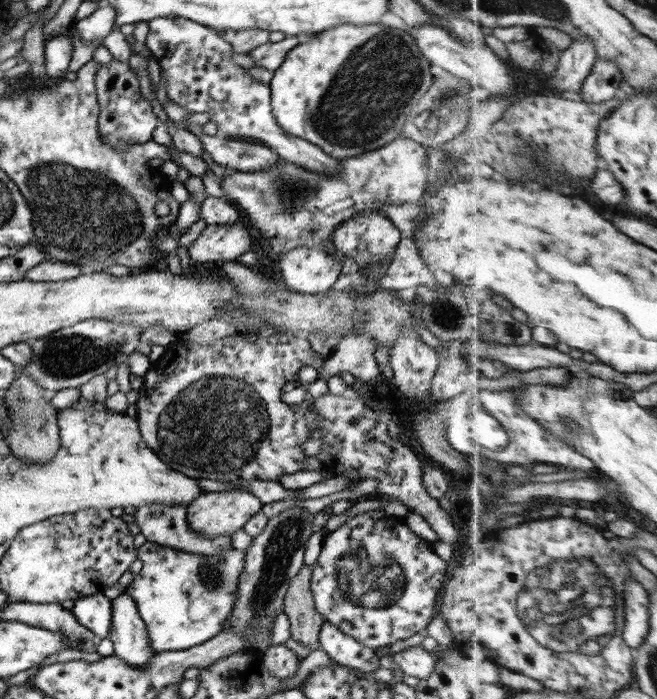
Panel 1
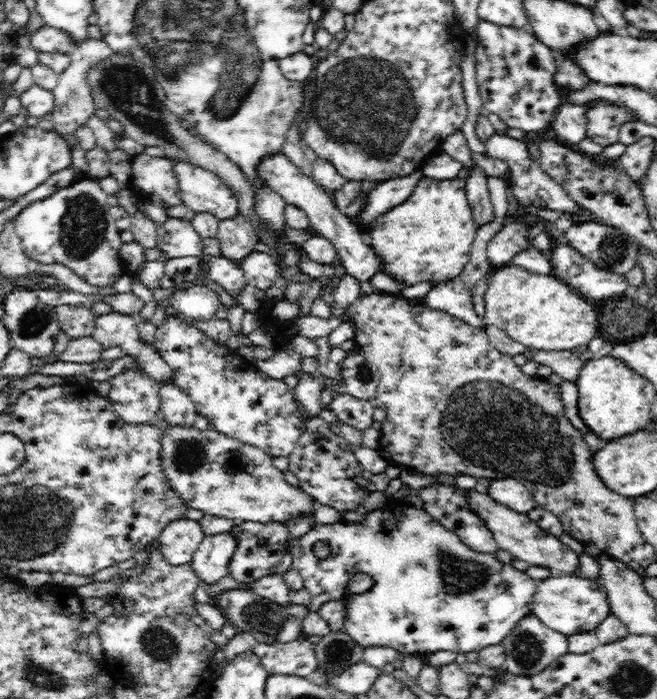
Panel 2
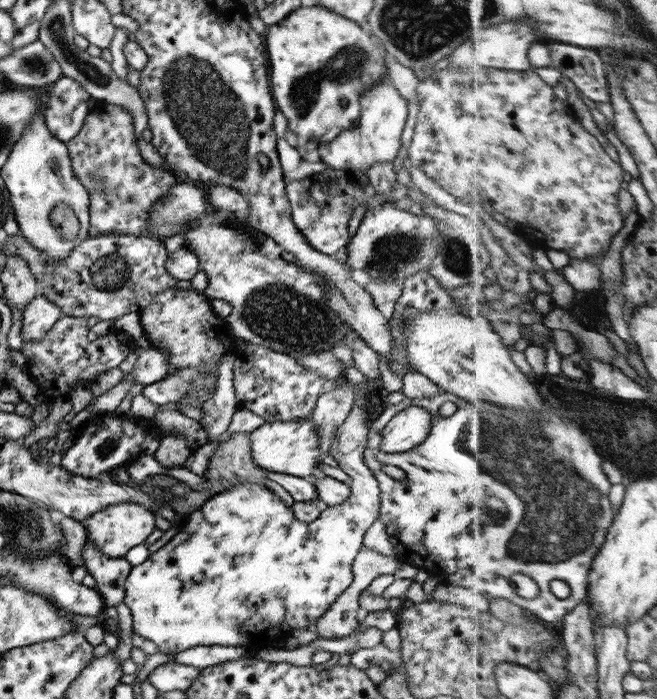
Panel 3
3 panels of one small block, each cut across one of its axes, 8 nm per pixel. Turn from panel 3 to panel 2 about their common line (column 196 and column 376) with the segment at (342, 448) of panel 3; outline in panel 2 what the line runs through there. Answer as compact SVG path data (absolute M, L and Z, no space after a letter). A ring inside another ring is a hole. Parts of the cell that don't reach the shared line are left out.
M397 503L398 510L374 510L367 512L364 518L359 522L348 522L343 518L335 524L317 524L312 526L304 536L296 538L294 540L294 547L292 549L293 563L291 568L296 569L302 577L303 588L306 588L311 594L310 608L309 610L317 611L321 604L328 602L329 600L336 600L342 596L342 592L352 585L352 576L358 573L368 574L372 577L373 584L370 590L363 592L362 594L354 594L349 598L347 602L347 615L344 619L343 632L349 634L358 644L368 646L388 646L400 650L402 652L408 652L412 654L427 655L439 650L448 650L455 653L472 652L482 650L486 646L492 646L494 644L500 644L500 640L504 638L510 630L514 630L514 626L518 624L527 614L532 613L533 598L537 590L538 581L532 579L526 571L519 571L512 566L511 563L502 562L498 560L492 553L476 552L469 546L466 546L461 541L461 538L451 530L448 530L442 523L436 521L424 507L414 507L410 503ZM323 540L330 544L330 556L325 559L318 559L312 554L312 544Z

